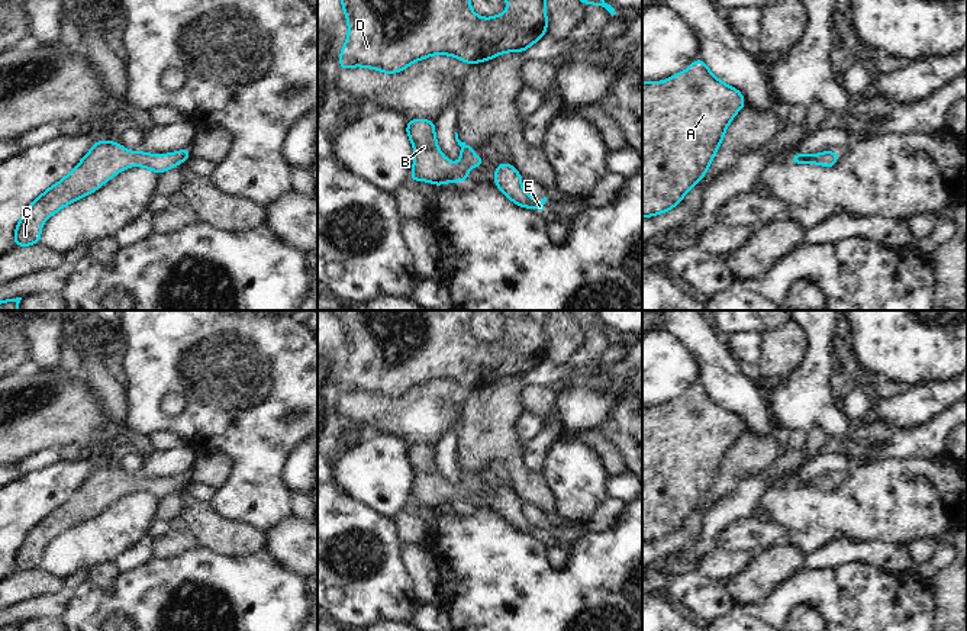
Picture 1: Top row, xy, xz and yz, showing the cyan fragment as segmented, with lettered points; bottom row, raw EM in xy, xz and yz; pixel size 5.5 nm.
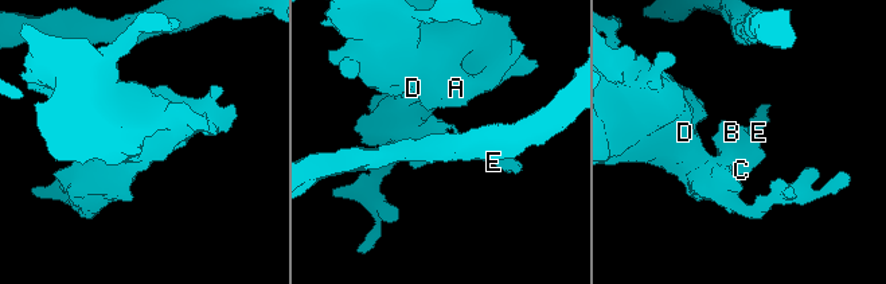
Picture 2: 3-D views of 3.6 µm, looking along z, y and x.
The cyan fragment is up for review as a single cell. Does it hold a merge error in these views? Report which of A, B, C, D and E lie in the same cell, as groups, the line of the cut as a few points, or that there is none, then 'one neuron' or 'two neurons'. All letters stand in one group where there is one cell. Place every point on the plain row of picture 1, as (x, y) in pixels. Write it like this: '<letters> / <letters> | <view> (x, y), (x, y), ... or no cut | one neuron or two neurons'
A B C D E | no cut | one neuron

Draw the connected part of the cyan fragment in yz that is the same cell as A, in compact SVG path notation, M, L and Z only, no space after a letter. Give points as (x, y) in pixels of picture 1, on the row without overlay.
M700 383L687 395L660 408L642 406L642 543L671 535L703 503L728 450L745 429L742 418L716 403Z

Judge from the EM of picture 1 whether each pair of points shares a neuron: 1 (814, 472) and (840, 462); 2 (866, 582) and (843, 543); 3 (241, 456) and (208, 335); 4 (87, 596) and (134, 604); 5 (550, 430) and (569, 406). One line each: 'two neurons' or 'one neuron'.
1: one neuron
2: two neurons
3: one neuron
4: one neuron
5: two neurons

